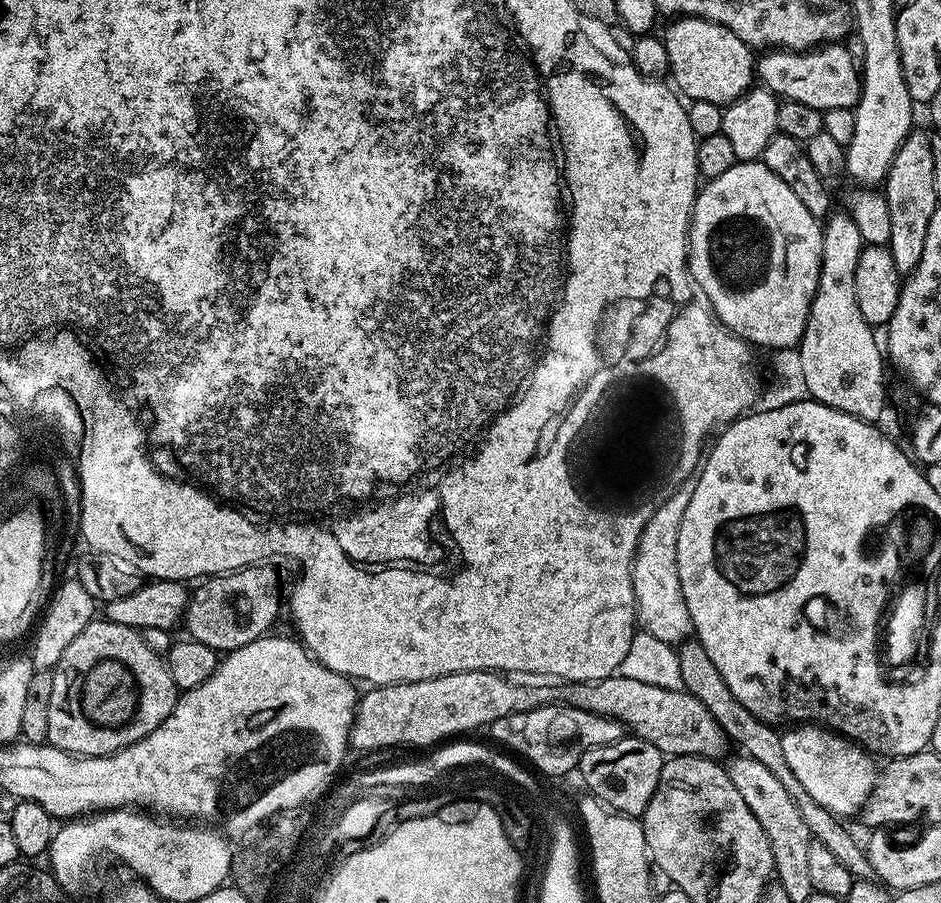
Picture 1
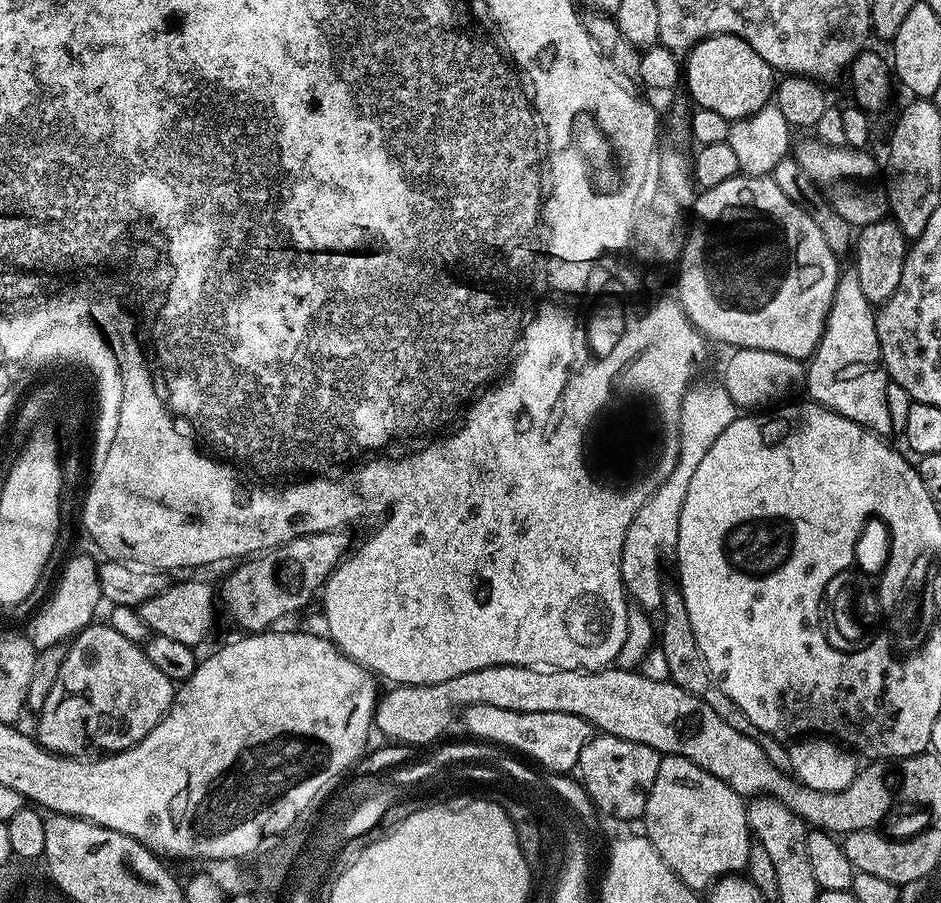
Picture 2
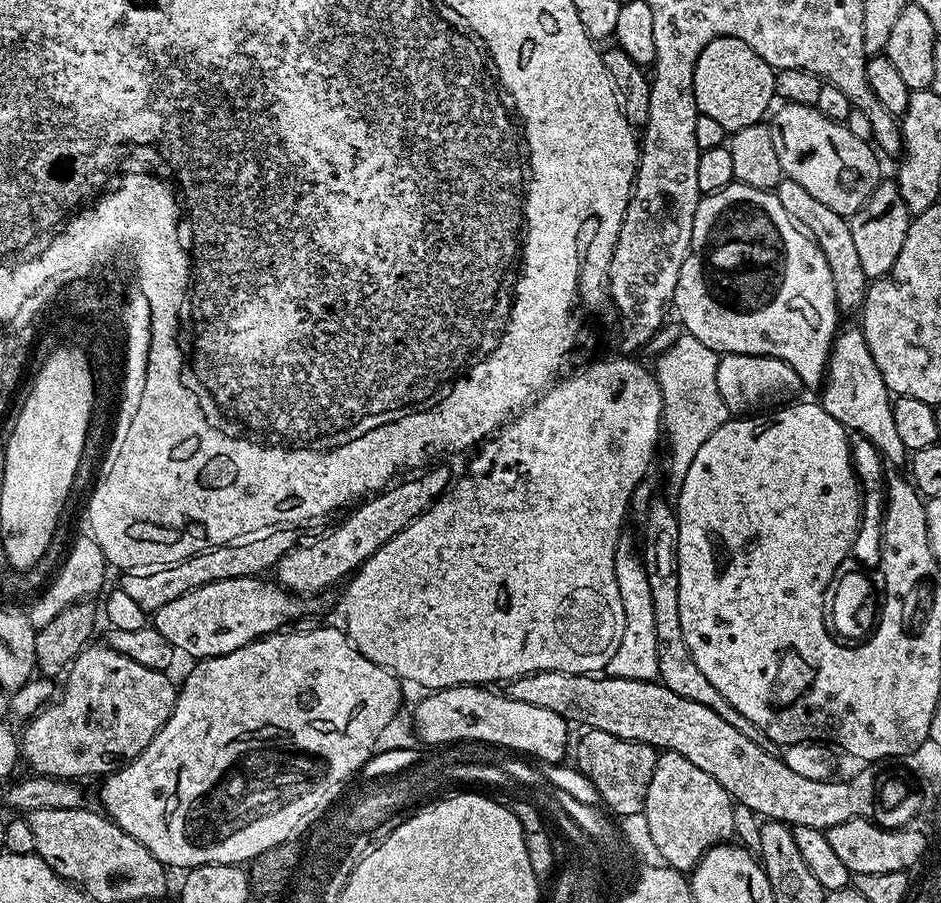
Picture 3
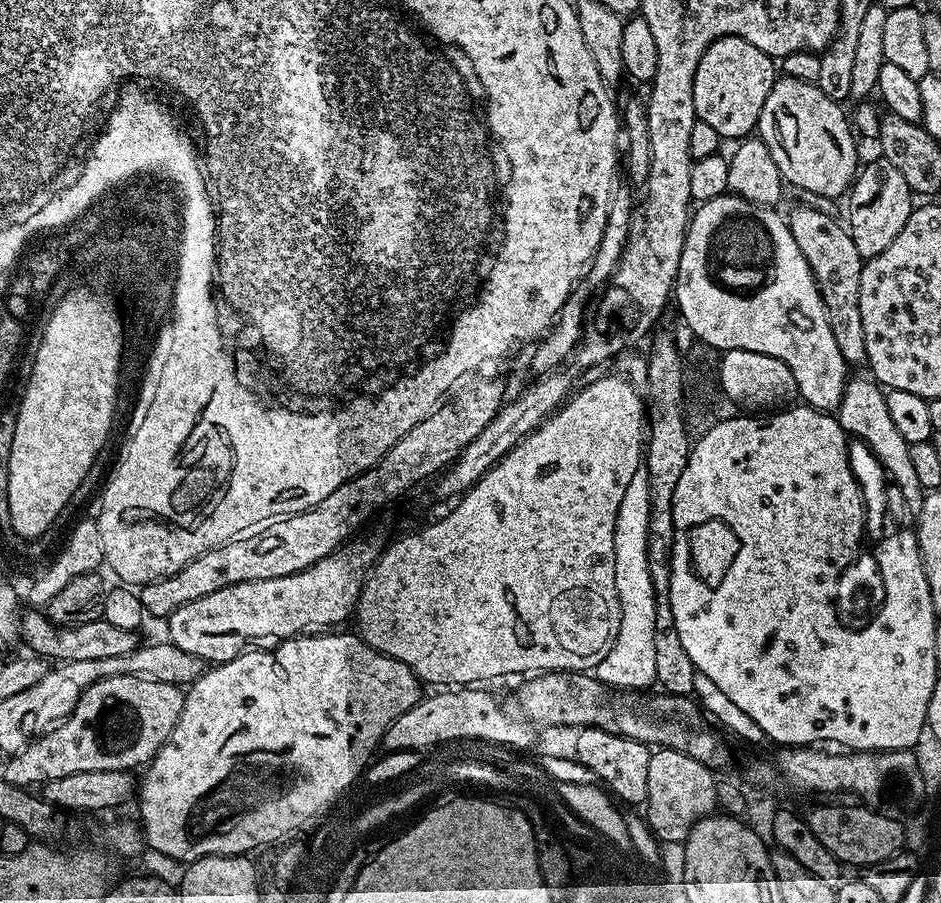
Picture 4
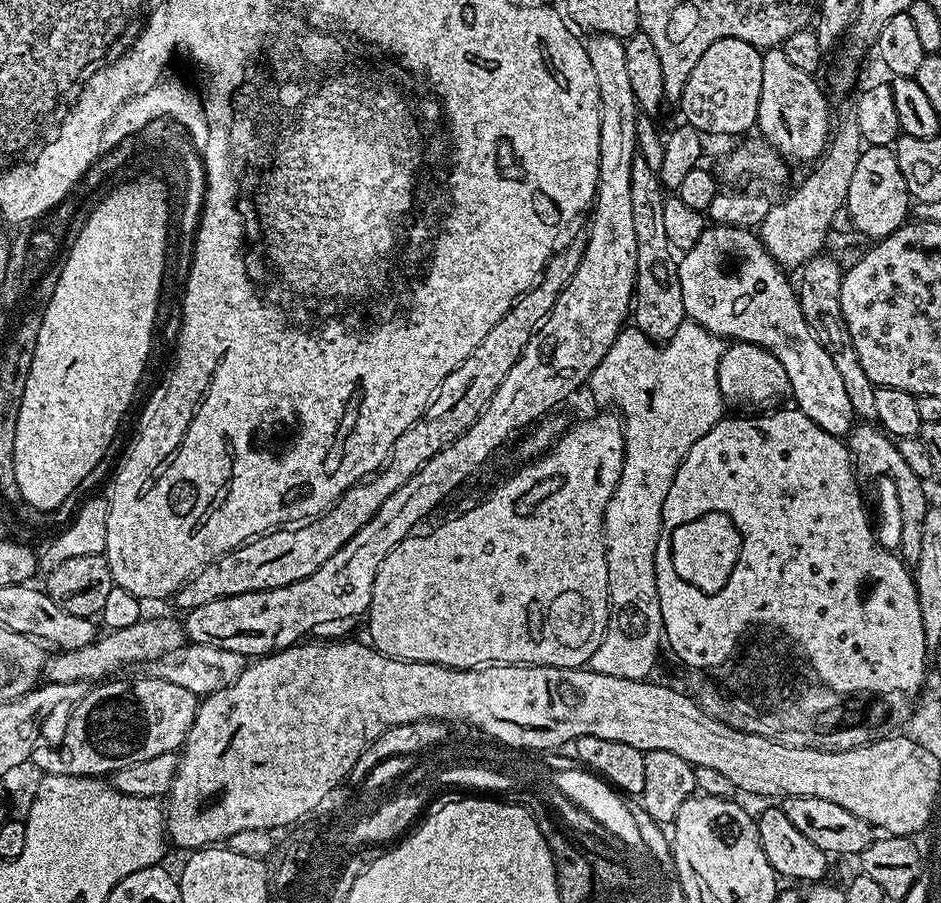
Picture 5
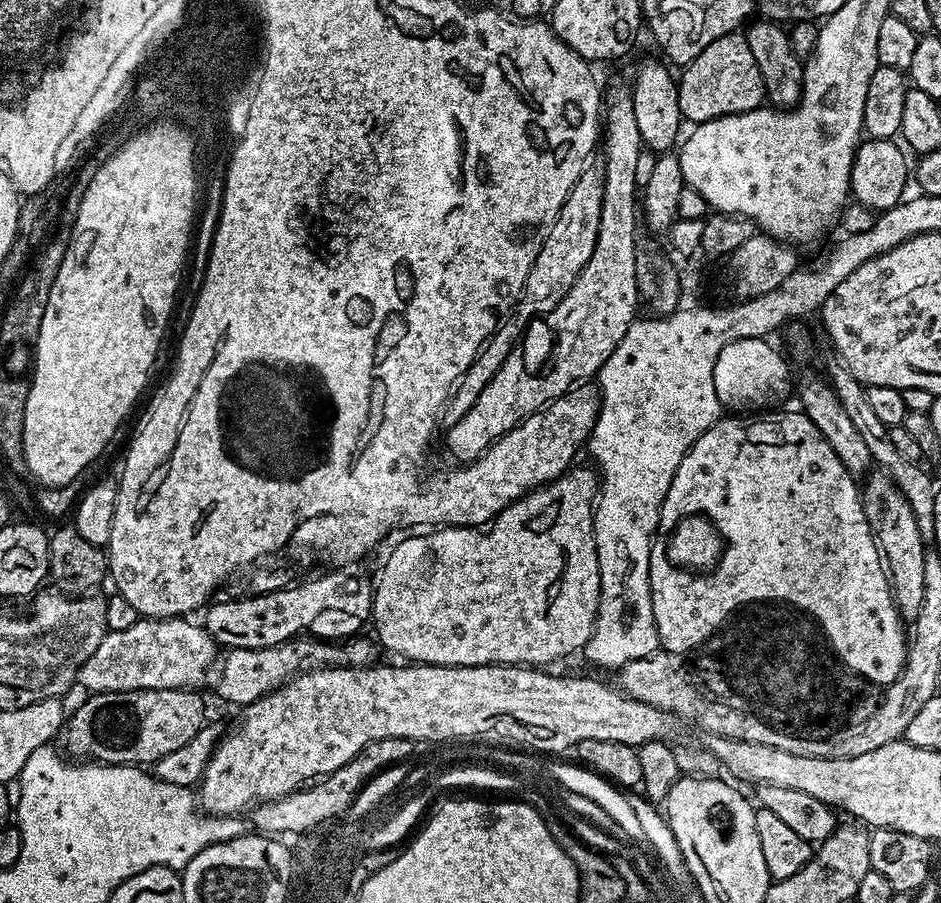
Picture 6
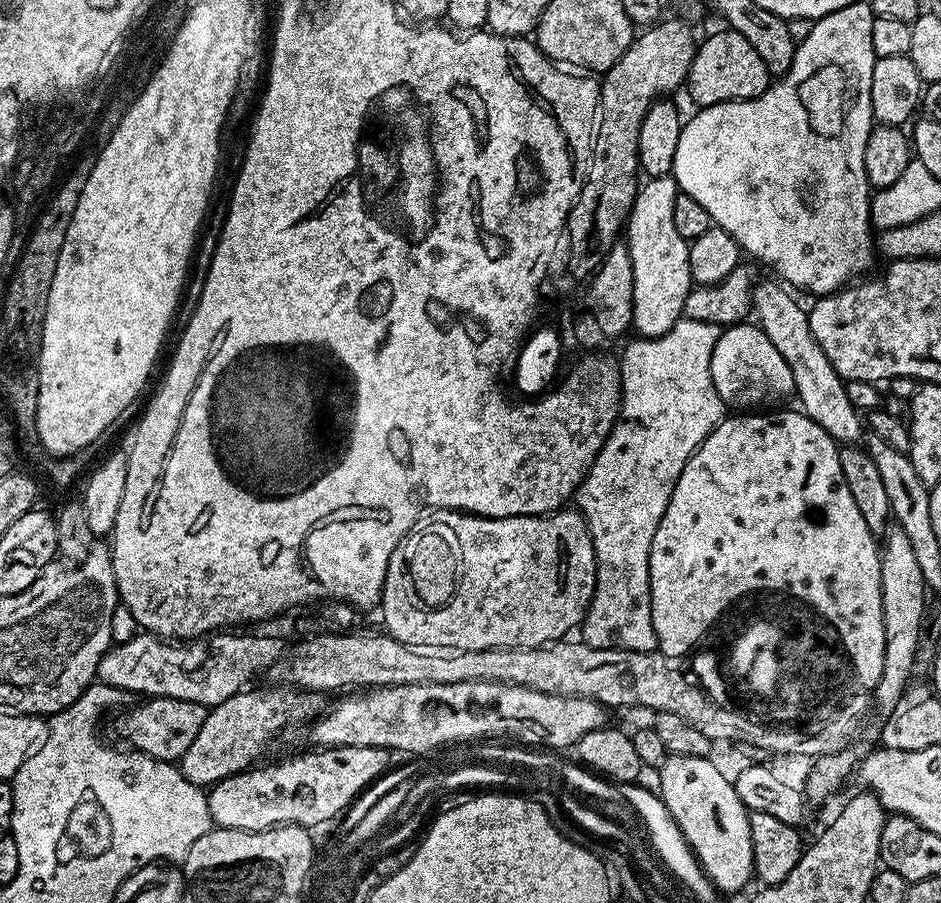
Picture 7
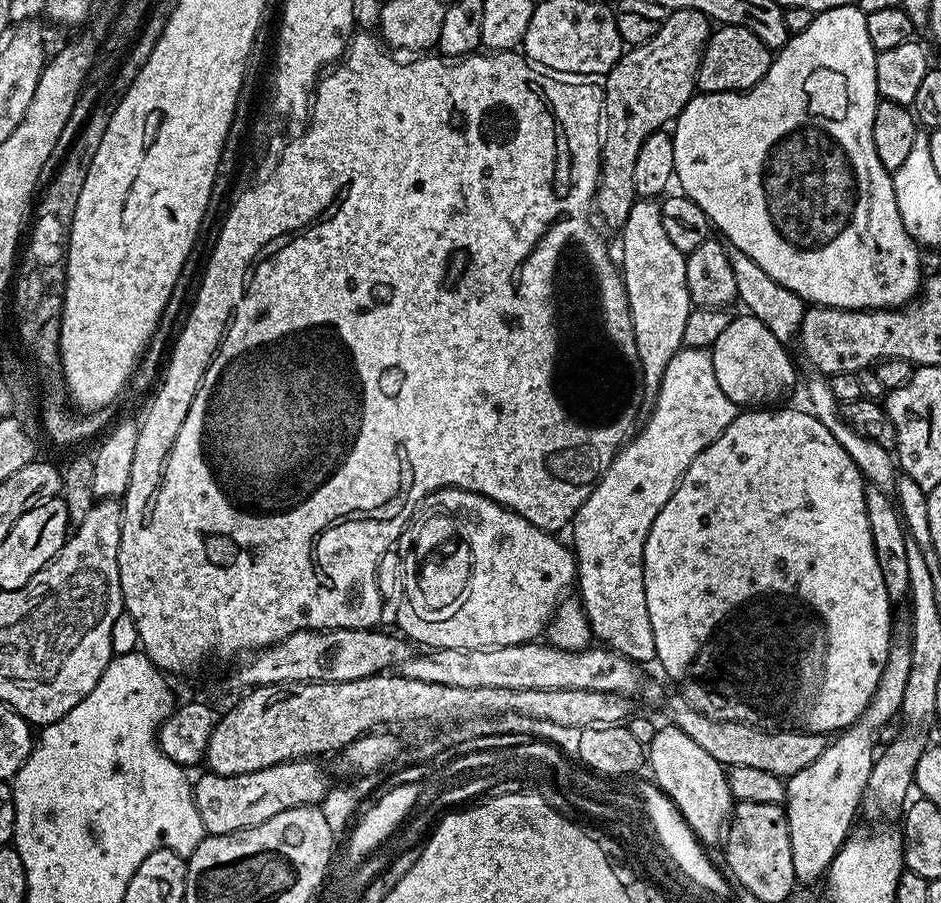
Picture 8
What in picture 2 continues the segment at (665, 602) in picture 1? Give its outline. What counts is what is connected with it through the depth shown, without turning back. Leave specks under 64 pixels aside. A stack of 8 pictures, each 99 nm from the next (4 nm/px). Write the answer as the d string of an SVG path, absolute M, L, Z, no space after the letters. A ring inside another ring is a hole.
M693 383L688 391L680 397L680 449L678 462L670 470L670 478L654 490L651 498L644 503L642 510L634 514L634 522L626 530L626 538L622 538L622 558L620 573L625 593L633 605L644 613L655 613L662 606L664 589L664 555L675 553L678 542L678 526L682 514L682 502L686 502L686 490L690 490L690 478L698 471L702 458L706 458L710 446L730 422L738 415L738 407L719 383Z

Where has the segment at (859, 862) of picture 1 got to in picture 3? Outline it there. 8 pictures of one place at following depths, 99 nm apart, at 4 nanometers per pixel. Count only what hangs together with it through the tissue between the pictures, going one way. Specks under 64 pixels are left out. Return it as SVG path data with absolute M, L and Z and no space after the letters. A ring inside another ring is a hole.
M656 500L648 508L648 514L644 518L644 548L642 547L642 559L646 570L646 582L650 582L650 599L654 602L654 630L658 637L658 680L666 685L674 694L682 698L690 698L690 702L702 702L702 706L710 706L714 714L726 718L738 734L746 734L754 746L762 746L762 750L776 752L777 741L772 740L765 732L758 730L746 714L738 714L714 686L710 686L706 674L698 670L698 662L690 654L686 646L686 638L682 638L682 617L678 615L678 558L676 547L678 546L678 518L675 507L664 500Z

